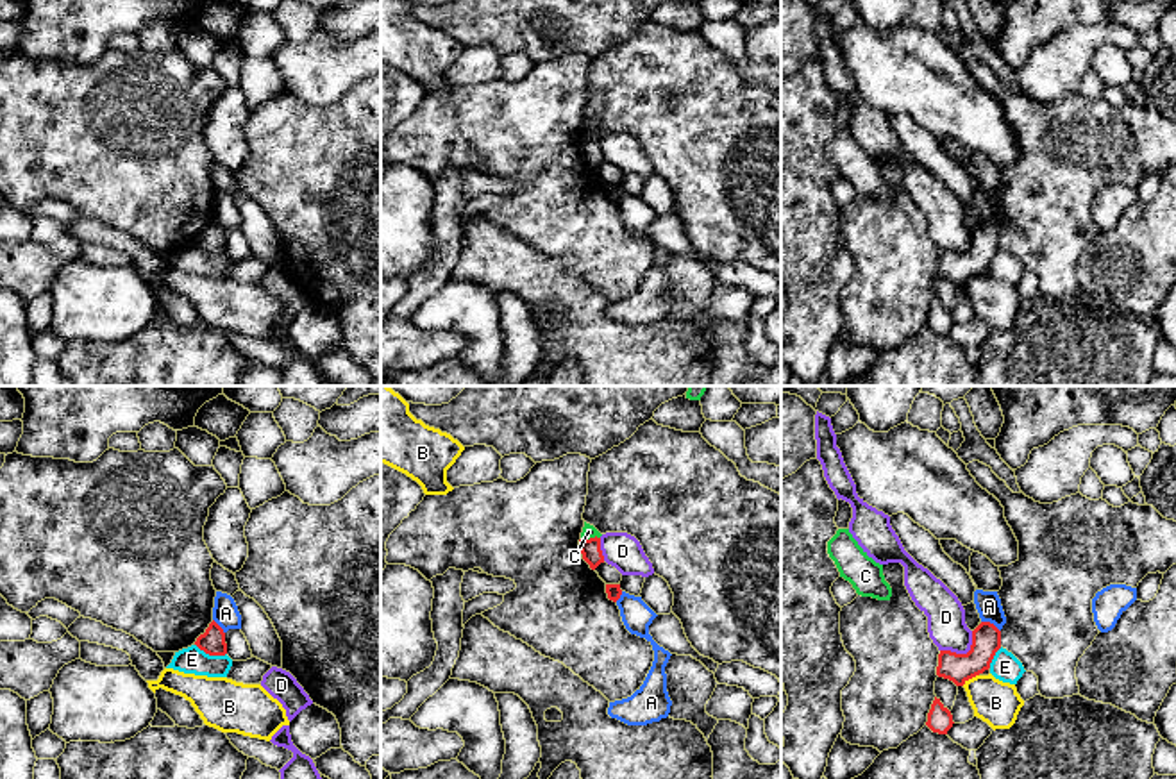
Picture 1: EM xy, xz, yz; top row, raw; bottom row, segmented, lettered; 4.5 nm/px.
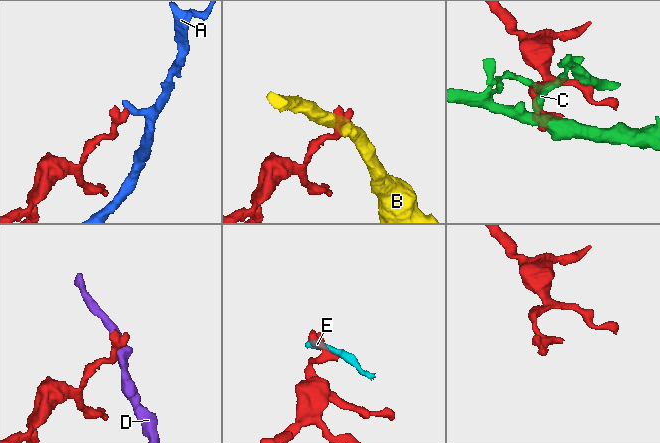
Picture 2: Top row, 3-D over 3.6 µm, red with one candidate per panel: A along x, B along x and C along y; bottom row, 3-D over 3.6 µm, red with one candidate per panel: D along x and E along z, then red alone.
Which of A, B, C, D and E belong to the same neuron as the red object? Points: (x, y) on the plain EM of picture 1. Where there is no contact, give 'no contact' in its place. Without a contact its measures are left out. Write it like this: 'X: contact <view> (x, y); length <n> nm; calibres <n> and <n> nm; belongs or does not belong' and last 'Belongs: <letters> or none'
A: contact yz (989, 222); length 100 nm; calibres 130 and 110 nm; does not belong
B: contact yz (969, 277); length 90 nm; calibres 130 and 200 nm; does not belong
C: contact xz (590, 138); length 90 nm; calibres 90 and 60 nm; does not belong
D: contact yz (964, 254); length 180 nm; calibres 130 and 180 nm; does not belong
E: contact xy (211, 254); length 150 nm; calibres 110 and 120 nm; does not belong
Belongs: none

